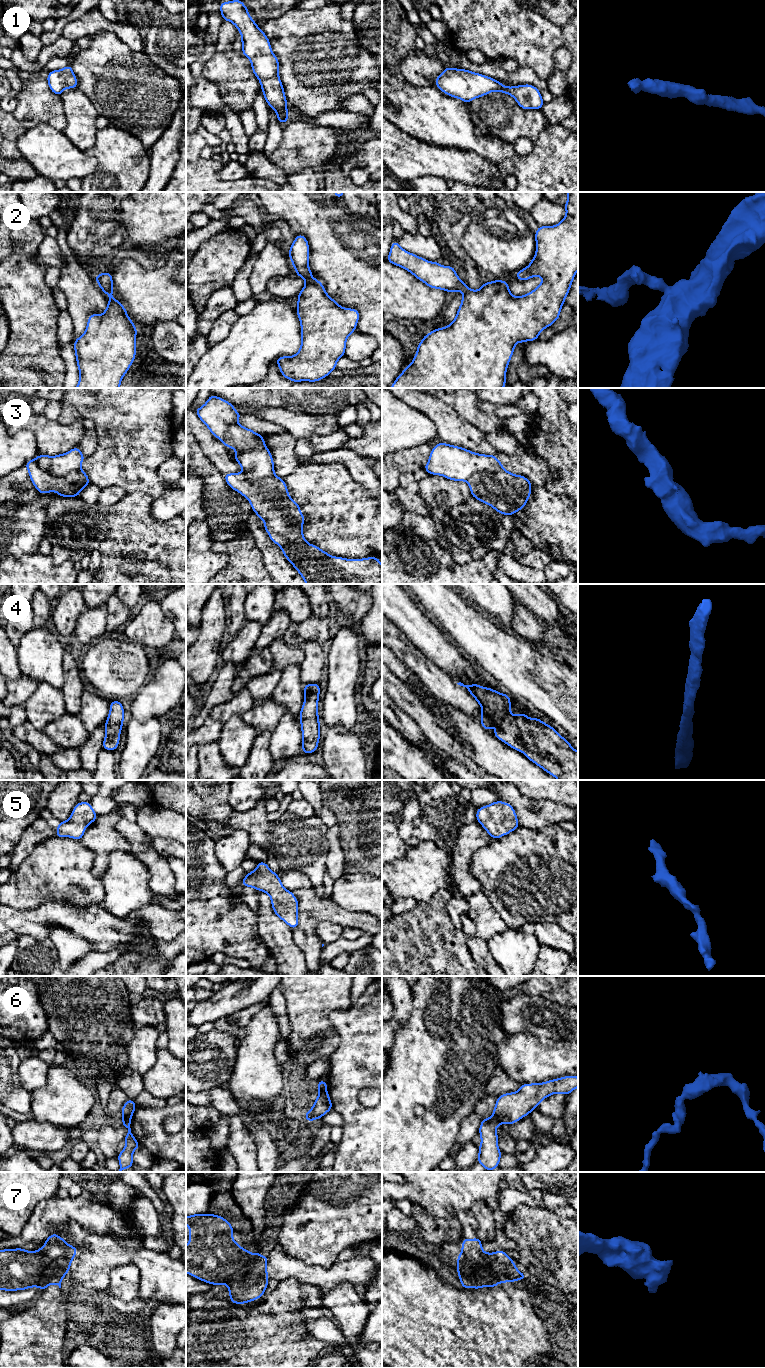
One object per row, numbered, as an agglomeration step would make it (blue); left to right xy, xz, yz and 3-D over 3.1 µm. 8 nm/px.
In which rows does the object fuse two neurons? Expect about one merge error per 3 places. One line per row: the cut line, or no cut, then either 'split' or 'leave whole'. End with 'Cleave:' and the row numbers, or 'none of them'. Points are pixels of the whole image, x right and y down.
1: no cut | leave whole
2: no cut | leave whole
3: xy (34, 459), (42, 469), (54, 475), (65, 475), (80, 470) | split
4: no cut | leave whole
5: no cut | leave whole
6: yz (492, 1114), (500, 1123) | split
7: no cut | leave whole
Cleave: 3, 6

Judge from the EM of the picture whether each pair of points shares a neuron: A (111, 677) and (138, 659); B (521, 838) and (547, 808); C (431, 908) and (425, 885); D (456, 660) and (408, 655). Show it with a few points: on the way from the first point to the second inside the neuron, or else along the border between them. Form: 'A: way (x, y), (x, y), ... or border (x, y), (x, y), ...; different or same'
A: way (118, 670), (131, 661); same
B: border (552, 824), (541, 830), (519, 827); different
C: border (452, 895), (437, 891), (429, 900), (418, 902); different
D: border (410, 641), (445, 672); different

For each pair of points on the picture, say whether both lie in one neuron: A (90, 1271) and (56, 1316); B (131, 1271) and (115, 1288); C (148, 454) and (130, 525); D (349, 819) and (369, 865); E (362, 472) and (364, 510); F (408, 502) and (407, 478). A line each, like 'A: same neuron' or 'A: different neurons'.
A: different neurons
B: same neuron
C: different neurons
D: same neuron
E: different neurons
F: same neuron

